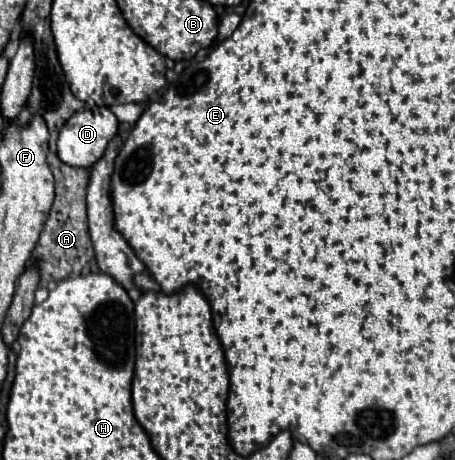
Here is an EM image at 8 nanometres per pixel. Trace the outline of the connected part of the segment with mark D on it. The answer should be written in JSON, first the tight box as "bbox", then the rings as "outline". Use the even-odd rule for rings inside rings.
{"bbox":[58,106,118,168],"outline":[[[108,106],[76,112],[60,130],[58,158],[64,164],[70,164],[74,168],[90,168],[90,166],[94,166],[94,162],[98,162],[98,158],[102,158],[102,154],[106,152],[106,146],[110,144],[114,134],[118,134],[118,118],[114,116],[114,112]]]}

